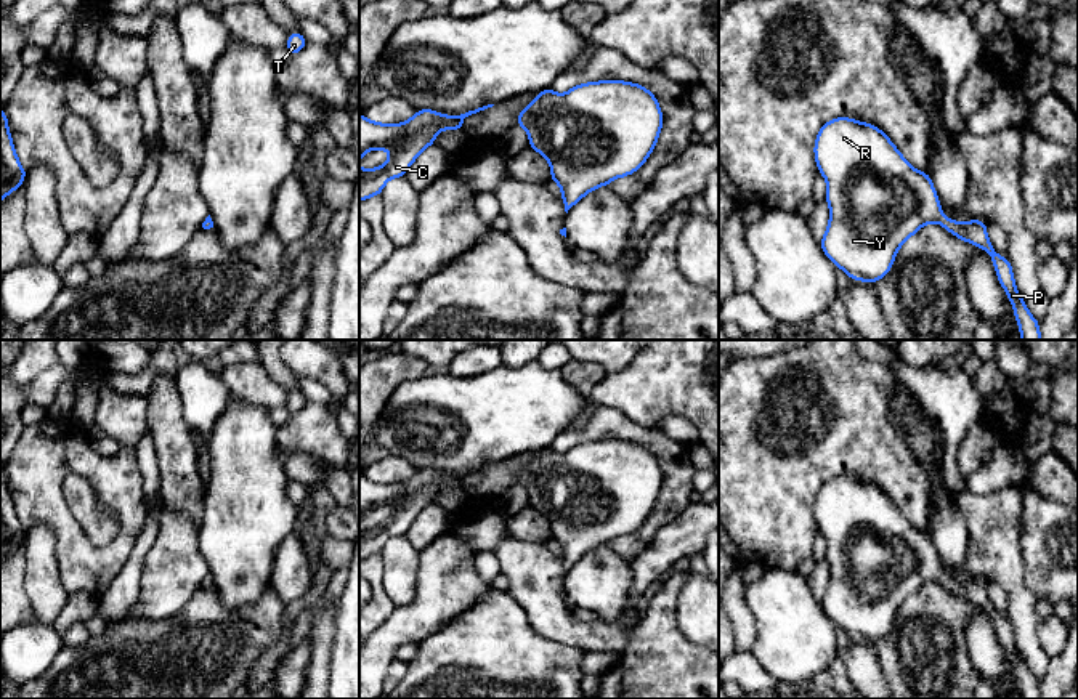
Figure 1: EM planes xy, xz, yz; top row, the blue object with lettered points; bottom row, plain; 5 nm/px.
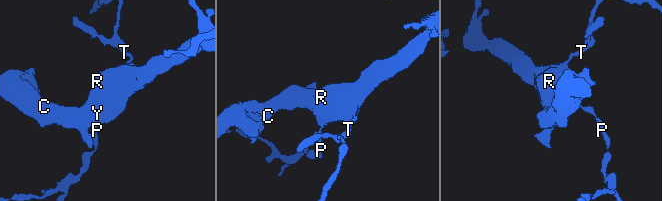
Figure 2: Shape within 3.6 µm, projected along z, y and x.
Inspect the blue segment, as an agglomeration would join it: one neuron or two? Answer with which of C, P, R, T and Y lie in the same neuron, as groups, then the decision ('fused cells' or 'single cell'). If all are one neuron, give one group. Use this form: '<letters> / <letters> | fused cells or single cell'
C P R T Y | single cell

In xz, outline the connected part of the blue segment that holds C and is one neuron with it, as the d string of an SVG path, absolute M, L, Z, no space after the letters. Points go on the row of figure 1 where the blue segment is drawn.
M488 104L457 117L422 109L404 123L388 125L359 114L359 162L366 152L374 149L387 149L390 154L390 159L377 168L363 170L359 167L359 202L380 196L388 180L406 176L420 152L435 144L435 136L441 130L462 130L465 117L492 106Z

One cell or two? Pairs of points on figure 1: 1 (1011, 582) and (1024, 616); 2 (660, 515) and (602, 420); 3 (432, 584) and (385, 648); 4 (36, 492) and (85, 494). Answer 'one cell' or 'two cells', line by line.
1: one cell
2: one cell
3: one cell
4: two cells

